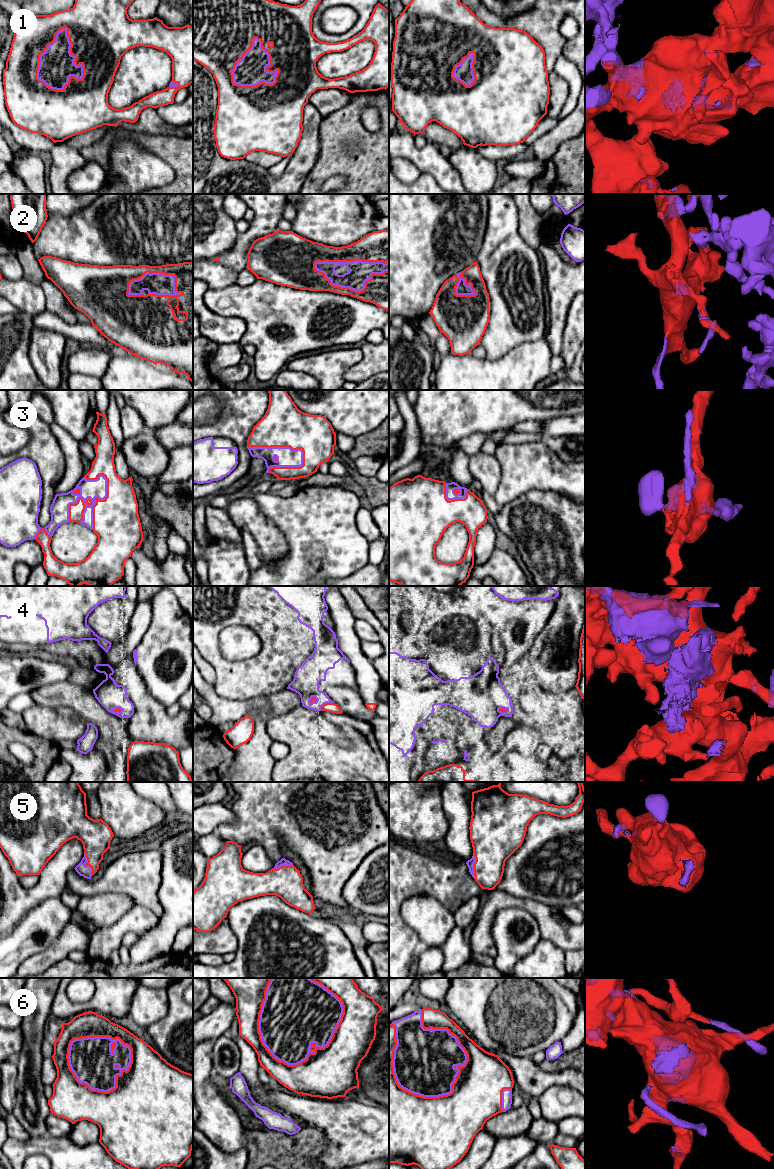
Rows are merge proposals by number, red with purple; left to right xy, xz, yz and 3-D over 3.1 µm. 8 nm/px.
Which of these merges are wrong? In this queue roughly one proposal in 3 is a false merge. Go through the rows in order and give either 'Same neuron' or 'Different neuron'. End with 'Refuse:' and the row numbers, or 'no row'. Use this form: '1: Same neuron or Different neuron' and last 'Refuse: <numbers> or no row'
1: Same neuron
2: Same neuron
3: Same neuron
4: Different neuron
5: Same neuron
6: Same neuron
Refuse: 4

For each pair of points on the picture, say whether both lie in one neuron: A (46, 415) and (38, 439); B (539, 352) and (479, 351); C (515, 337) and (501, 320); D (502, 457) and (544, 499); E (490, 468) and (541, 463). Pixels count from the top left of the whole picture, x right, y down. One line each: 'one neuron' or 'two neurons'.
A: two neurons
B: two neurons
C: one neuron
D: two neurons
E: two neurons

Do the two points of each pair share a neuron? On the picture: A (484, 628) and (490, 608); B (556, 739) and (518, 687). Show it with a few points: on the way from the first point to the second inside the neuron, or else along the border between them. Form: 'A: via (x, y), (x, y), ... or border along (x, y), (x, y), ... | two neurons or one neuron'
A: border along (484, 617), (493, 632) | two neurons
B: via (556, 723), (556, 712), (534, 690) | one neuron

